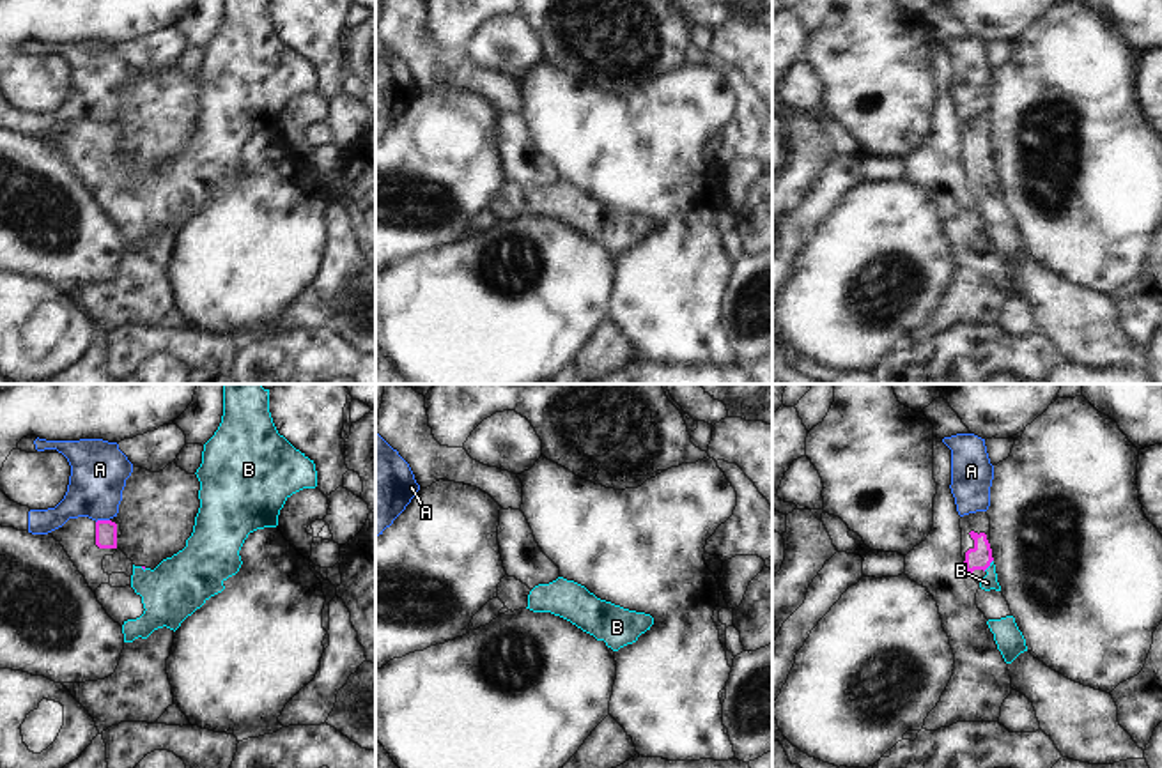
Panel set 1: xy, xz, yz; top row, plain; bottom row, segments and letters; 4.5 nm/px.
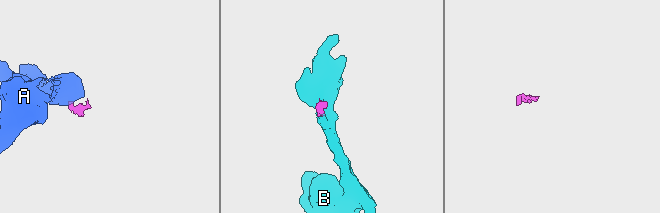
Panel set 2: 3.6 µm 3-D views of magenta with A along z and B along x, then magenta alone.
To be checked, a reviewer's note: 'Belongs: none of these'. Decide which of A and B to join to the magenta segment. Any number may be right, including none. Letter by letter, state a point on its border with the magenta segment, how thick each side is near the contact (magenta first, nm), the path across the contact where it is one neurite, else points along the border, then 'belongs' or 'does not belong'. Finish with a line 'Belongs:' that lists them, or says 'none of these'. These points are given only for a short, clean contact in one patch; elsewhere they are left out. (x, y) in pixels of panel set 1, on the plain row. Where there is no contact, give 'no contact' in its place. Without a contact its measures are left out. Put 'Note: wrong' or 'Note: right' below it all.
A: meets magenta in xy at (101, 124); 100 nm thick on the magenta side, 260 nm on the other; border along xy (108, 122), (96, 126); does not belong
B: meets magenta in yz at (989, 168); 110 nm thick on the magenta side, 70 nm on the other; runs through yz (978, 161), (989, 168), (987, 186); belongs
Belongs: B
Note: wrong

